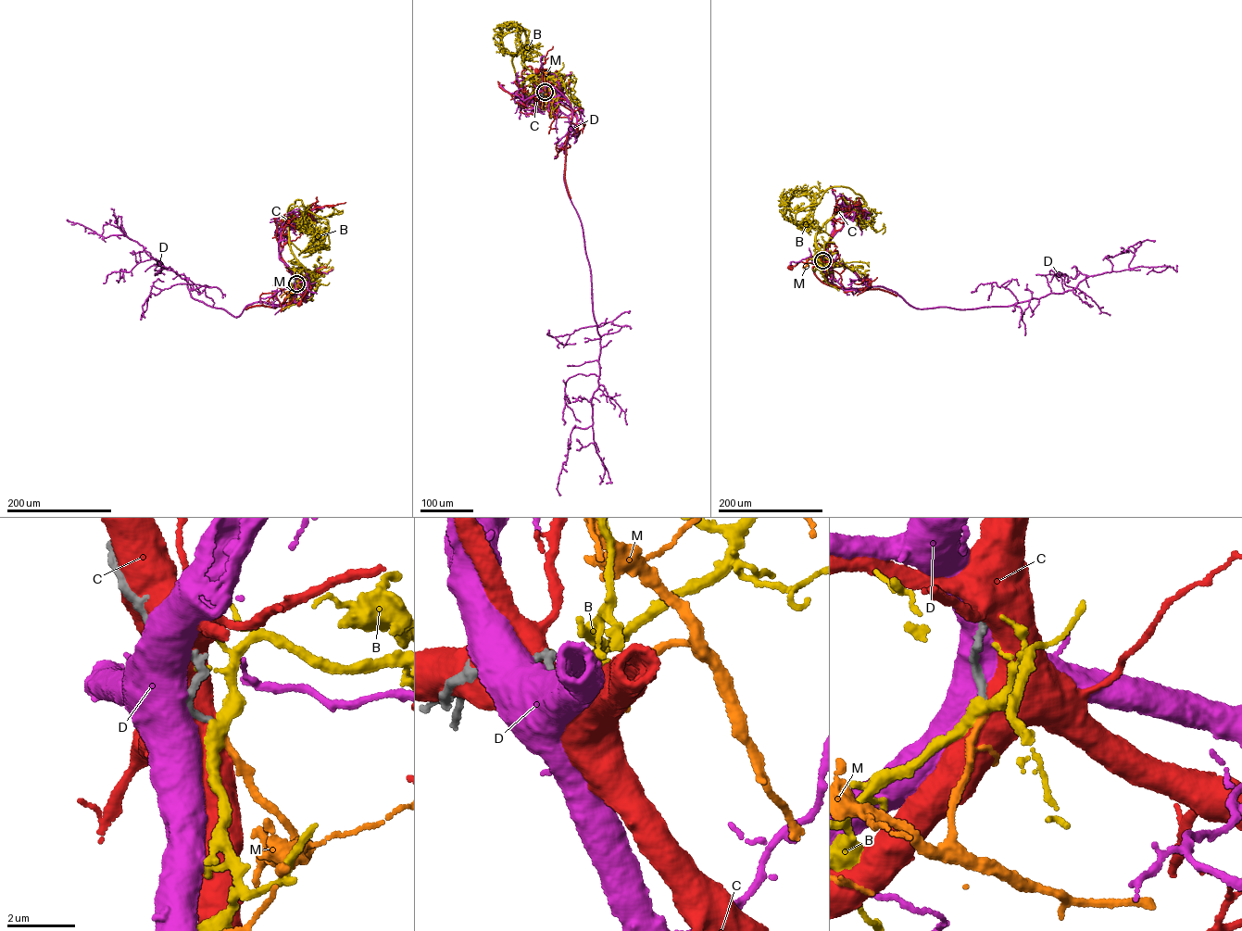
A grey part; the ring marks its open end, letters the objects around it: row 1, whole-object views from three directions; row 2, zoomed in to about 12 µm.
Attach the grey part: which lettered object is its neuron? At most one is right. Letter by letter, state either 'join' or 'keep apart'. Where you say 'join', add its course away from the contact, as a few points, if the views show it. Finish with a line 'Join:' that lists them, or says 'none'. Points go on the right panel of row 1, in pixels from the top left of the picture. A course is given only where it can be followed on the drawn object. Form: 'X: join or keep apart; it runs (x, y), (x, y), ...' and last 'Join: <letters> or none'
B: keep apart
C: keep apart
D: keep apart
M: join; it runs (822, 260), (821, 262), (816, 259), (812, 263), (829, 270), (835, 282)
Join: M

